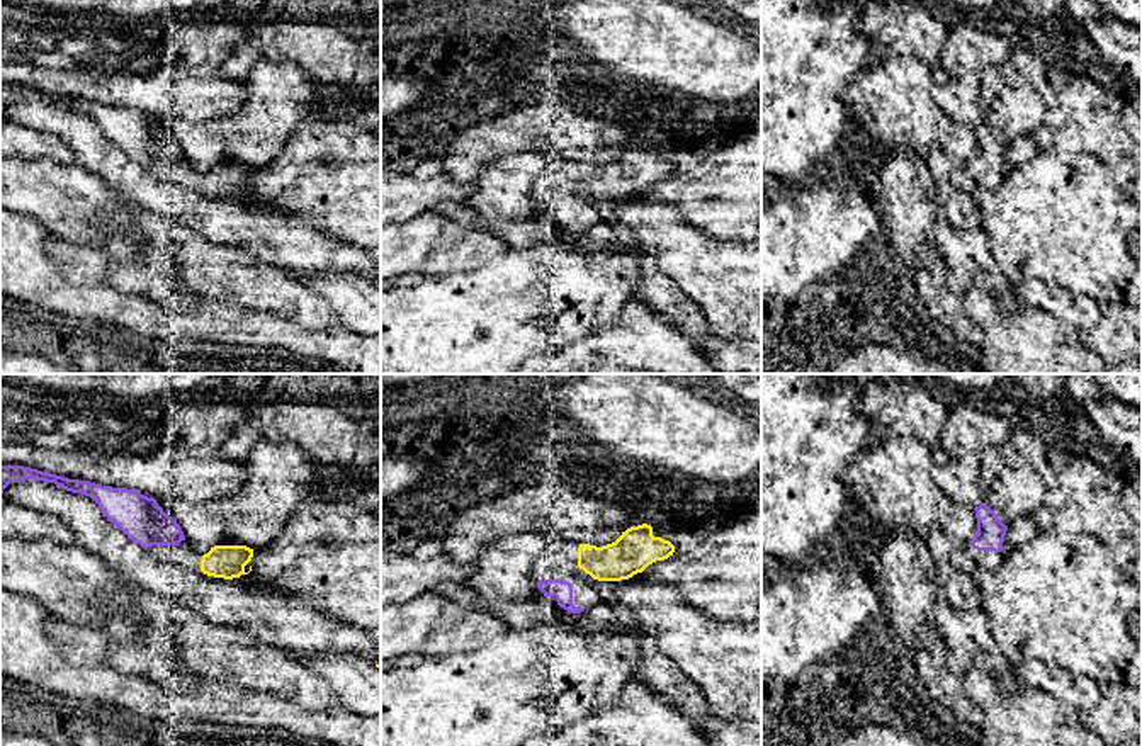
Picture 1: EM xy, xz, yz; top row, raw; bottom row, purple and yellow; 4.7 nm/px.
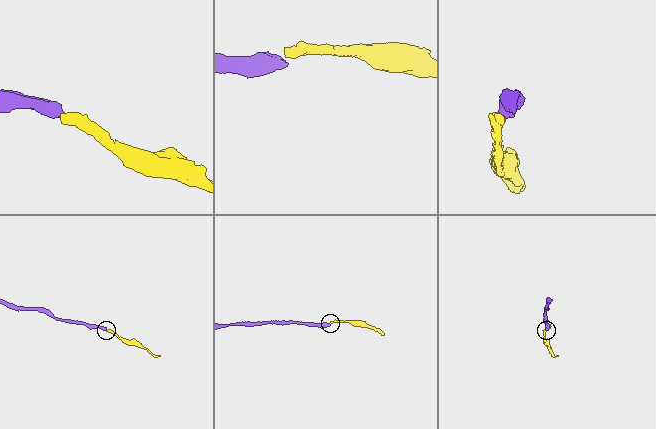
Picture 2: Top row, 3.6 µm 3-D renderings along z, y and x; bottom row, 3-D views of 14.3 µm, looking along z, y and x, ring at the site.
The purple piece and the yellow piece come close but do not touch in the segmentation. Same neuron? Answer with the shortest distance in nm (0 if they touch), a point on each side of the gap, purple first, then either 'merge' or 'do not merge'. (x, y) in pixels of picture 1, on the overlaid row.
90 nm apart; from purple across xz (568, 582), (580, 568); merge

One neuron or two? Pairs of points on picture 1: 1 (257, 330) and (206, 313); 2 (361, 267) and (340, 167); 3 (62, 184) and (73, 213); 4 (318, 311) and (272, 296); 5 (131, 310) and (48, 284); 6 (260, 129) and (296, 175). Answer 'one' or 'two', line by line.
1: one
2: two
3: one
4: one
5: one
6: two

